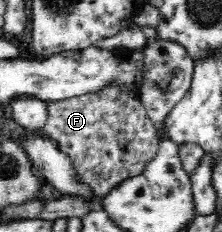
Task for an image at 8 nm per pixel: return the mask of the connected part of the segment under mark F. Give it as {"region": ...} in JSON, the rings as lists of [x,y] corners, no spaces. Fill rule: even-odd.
{"region":[[[109,81],[102,89],[63,100],[44,101],[47,118],[42,134],[51,138],[60,151],[73,159],[85,183],[101,198],[116,184],[143,174],[157,156],[156,126],[146,113],[140,91]]]}

